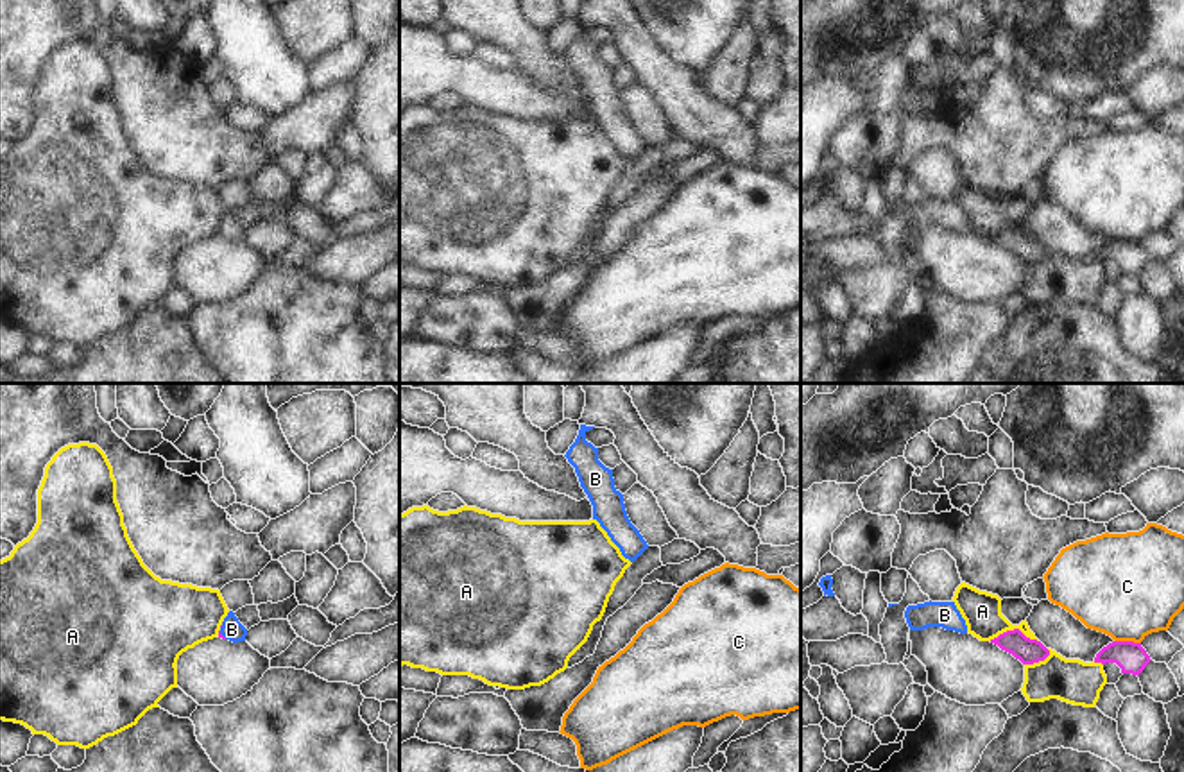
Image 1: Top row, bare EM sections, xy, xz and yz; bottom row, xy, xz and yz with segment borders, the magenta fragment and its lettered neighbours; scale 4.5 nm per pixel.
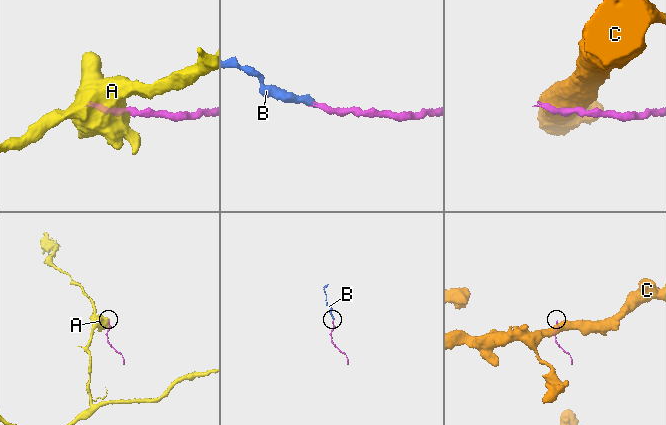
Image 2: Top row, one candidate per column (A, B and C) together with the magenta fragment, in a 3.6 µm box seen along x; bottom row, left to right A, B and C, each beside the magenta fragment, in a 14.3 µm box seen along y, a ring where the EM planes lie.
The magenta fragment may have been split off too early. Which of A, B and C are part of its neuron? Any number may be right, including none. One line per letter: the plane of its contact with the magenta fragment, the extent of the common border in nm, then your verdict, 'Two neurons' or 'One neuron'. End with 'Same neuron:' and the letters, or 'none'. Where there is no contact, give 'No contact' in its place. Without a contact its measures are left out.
A: Touches magenta in yz. Shared border 220 nm. Two neurons
B: Touches magenta in xy. Shared border 50 nm. One neuron
C: Touches magenta in yz. Shared border 120 nm. Two neurons
Same neuron: B

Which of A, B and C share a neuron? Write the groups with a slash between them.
A / B / C

